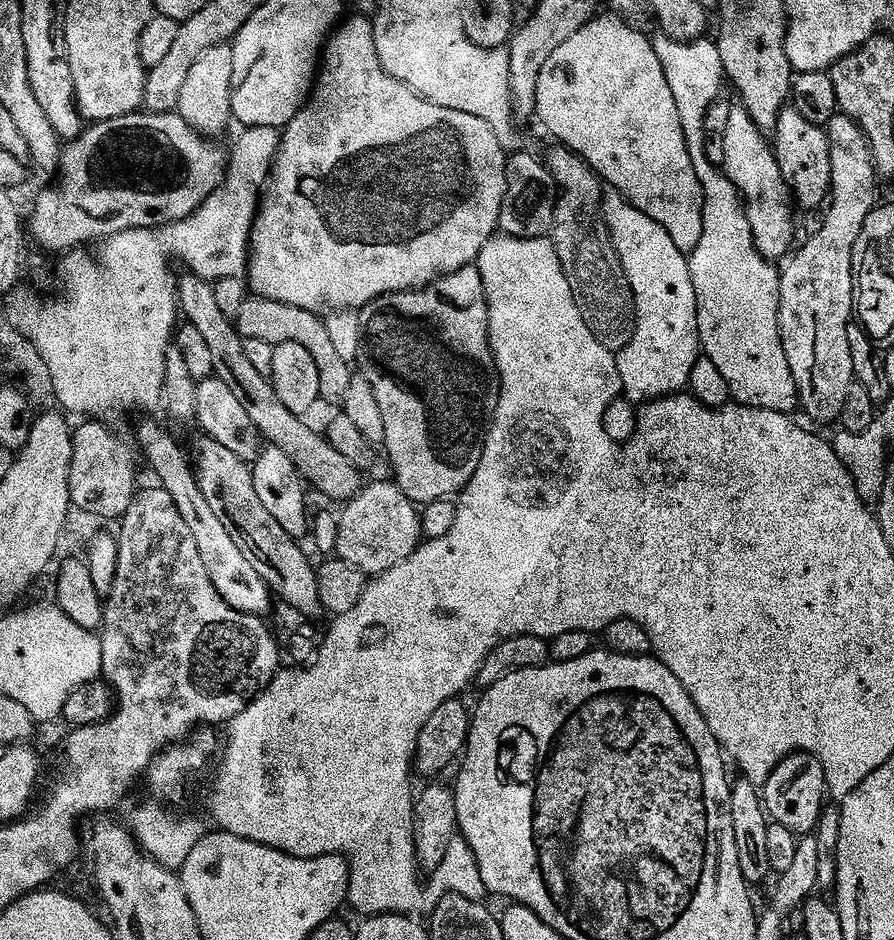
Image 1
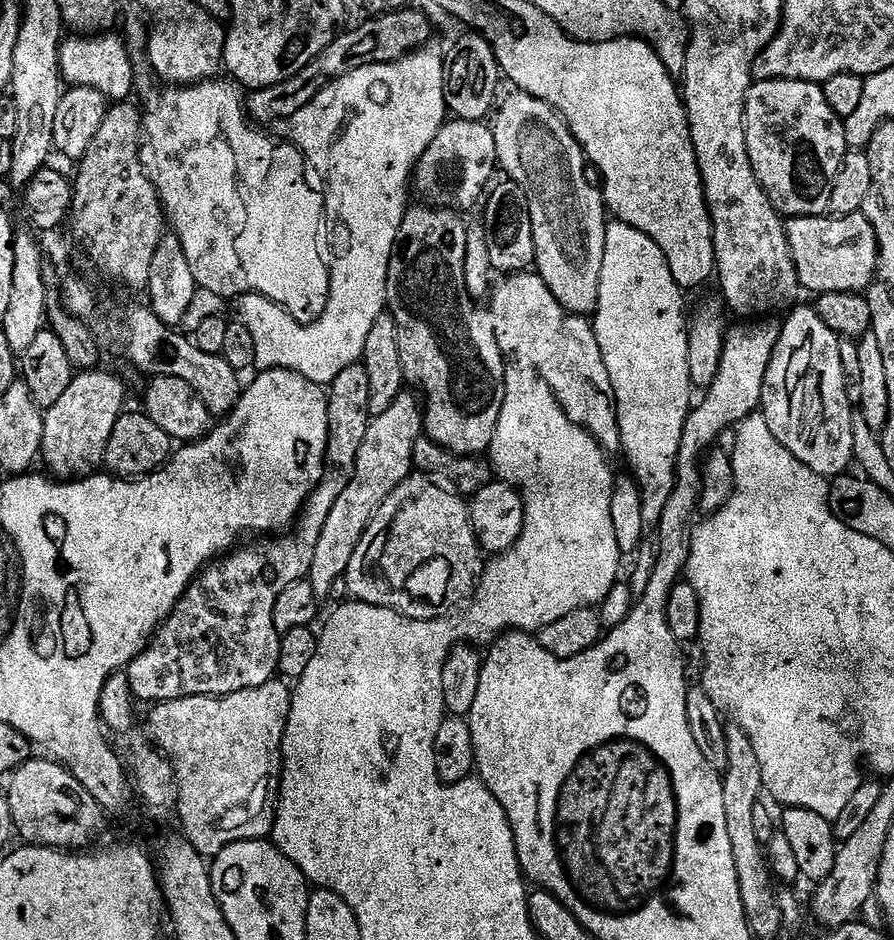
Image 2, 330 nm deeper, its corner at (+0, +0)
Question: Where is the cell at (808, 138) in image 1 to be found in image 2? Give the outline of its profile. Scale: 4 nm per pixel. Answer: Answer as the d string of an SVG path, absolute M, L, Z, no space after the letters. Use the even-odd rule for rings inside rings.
M758 80L753 83L744 103L744 145L748 151L750 166L754 172L754 178L760 184L766 198L784 218L795 218L798 216L823 216L828 212L830 202L830 190L834 178L838 174L838 166L842 166L842 158L850 151L846 142L846 130L843 119L830 108L826 102L821 85L811 84L805 80Z

